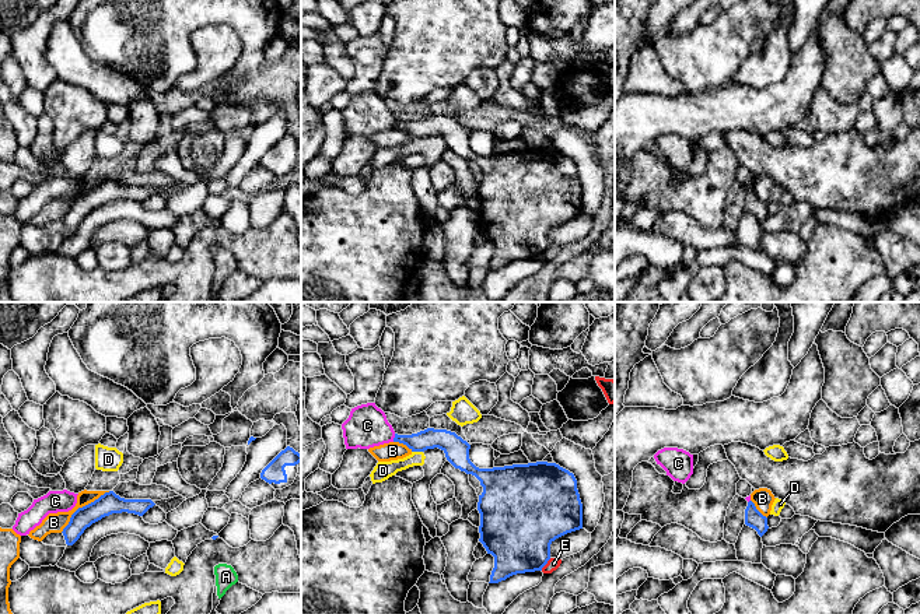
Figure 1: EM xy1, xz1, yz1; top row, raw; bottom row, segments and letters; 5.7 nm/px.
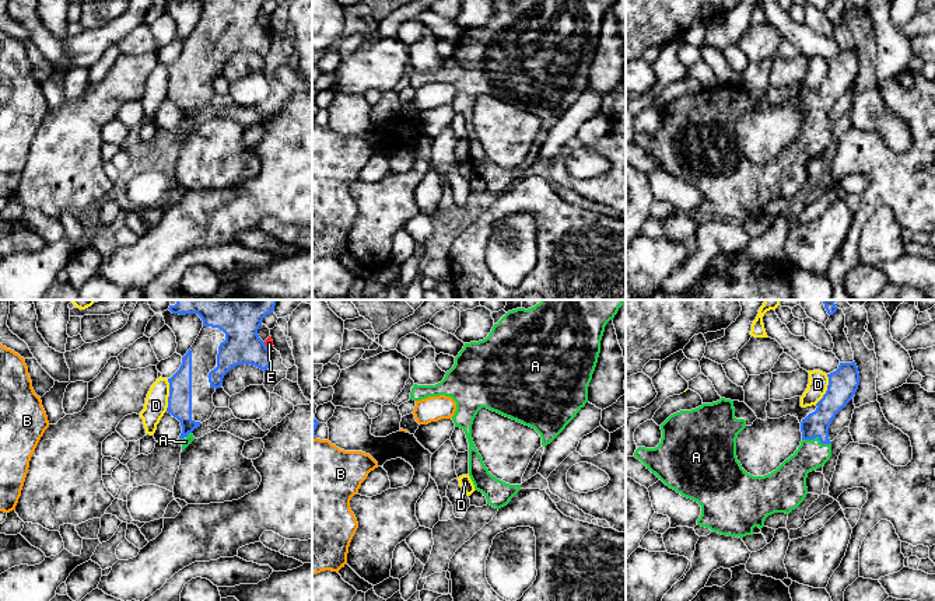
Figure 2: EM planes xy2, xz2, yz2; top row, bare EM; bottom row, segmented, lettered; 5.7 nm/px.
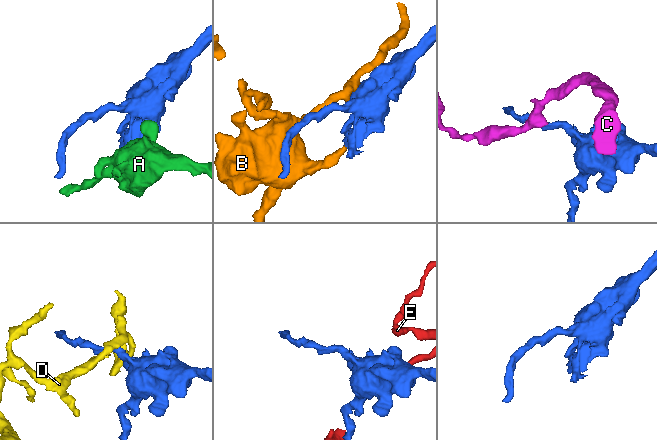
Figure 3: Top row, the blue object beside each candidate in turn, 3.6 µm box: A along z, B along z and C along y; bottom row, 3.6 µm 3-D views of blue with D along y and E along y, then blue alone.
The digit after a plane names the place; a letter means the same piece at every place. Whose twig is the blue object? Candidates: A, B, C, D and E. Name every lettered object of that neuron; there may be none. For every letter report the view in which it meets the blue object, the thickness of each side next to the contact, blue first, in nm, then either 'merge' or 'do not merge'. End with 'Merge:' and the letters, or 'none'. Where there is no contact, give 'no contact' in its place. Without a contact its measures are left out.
A: yz2 | 140/170 nm | merge
B: xy1 | 120/110 nm | do not merge
C: xz1 | 120/240 nm | do not merge
D: xy2 | 140/130 nm | do not merge
E: xz1 | 400/70 nm | do not merge
Merge: A

